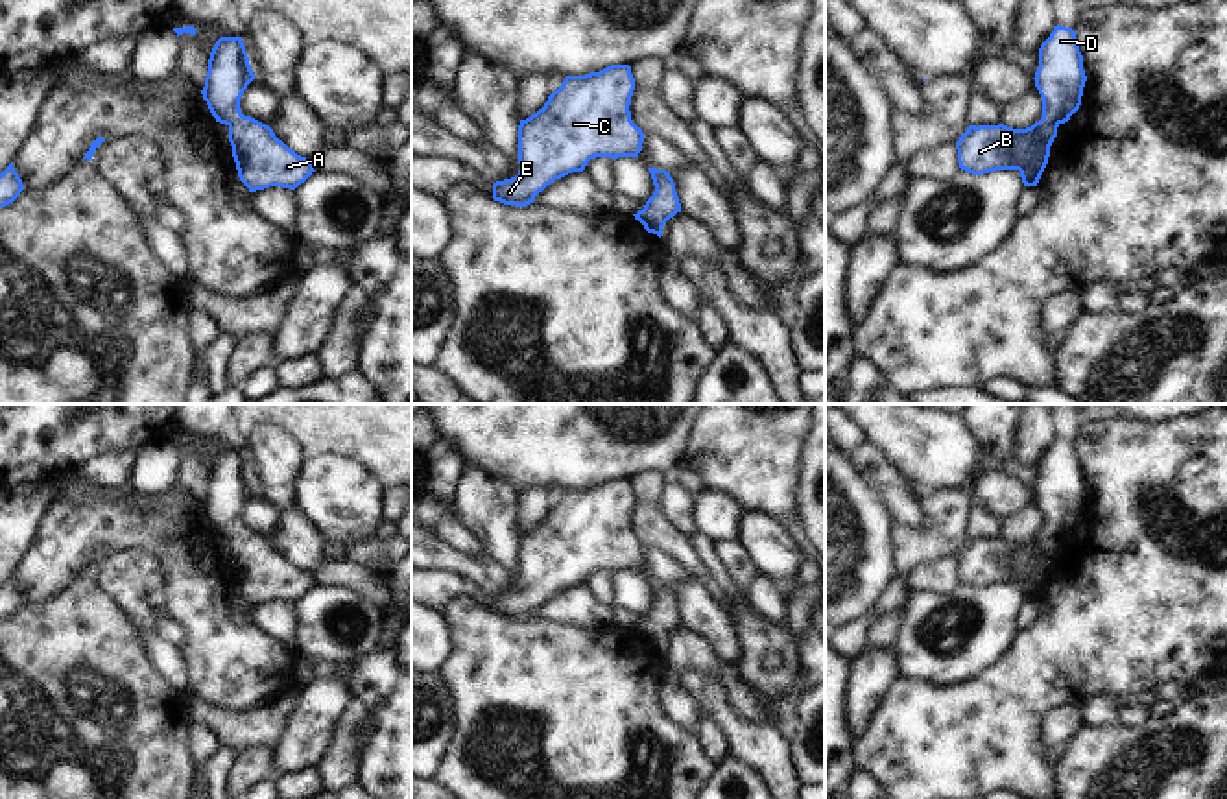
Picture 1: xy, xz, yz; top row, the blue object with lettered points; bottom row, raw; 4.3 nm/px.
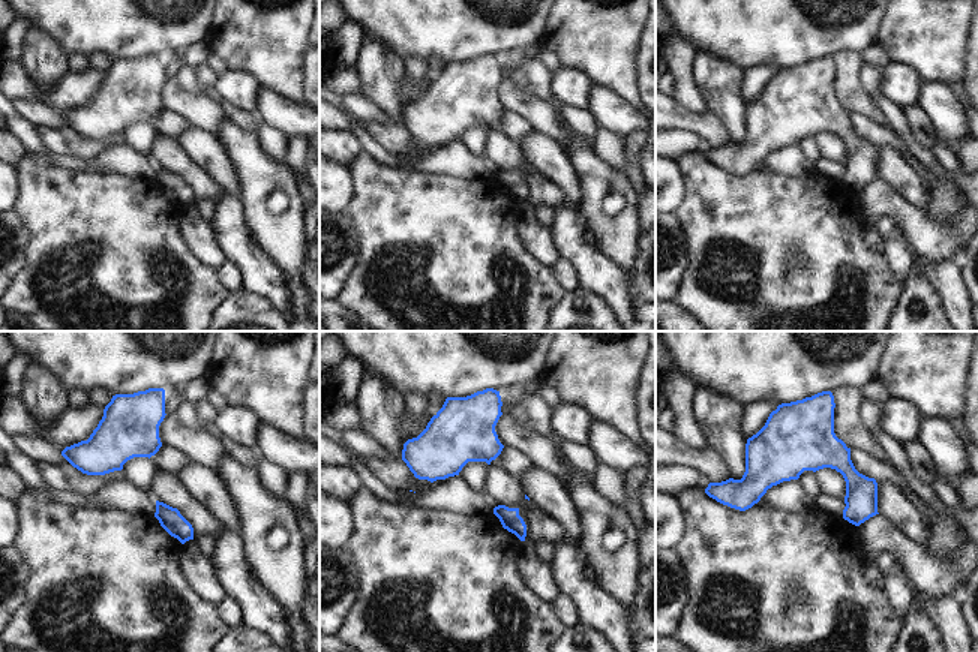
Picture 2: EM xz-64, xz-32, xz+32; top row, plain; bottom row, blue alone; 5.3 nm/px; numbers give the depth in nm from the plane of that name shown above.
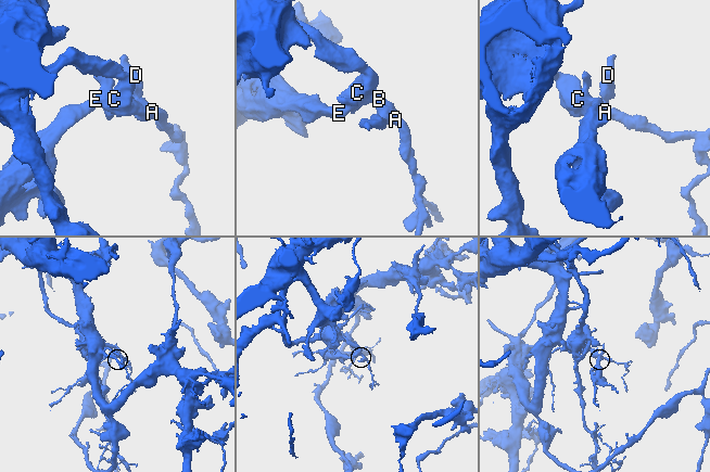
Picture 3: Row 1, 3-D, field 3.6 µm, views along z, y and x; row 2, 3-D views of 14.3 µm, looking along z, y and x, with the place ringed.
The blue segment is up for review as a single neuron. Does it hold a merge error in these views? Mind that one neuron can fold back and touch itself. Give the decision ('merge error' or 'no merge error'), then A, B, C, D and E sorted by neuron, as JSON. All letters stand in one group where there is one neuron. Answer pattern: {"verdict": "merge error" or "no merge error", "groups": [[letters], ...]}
{"verdict": "no merge error", "groups": [["A", "B", "C", "D", "E"]]}

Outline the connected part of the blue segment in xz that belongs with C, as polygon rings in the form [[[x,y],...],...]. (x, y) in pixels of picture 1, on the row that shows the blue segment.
[[[629,65],[566,76],[542,109],[518,125],[518,175],[493,183],[493,199],[526,207],[550,183],[596,157],[637,157],[644,133],[631,120]]]

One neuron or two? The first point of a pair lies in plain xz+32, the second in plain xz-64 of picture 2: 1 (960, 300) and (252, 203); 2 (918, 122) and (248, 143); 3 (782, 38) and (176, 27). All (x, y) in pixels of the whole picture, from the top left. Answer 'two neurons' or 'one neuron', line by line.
1: two neurons
2: two neurons
3: one neuron

